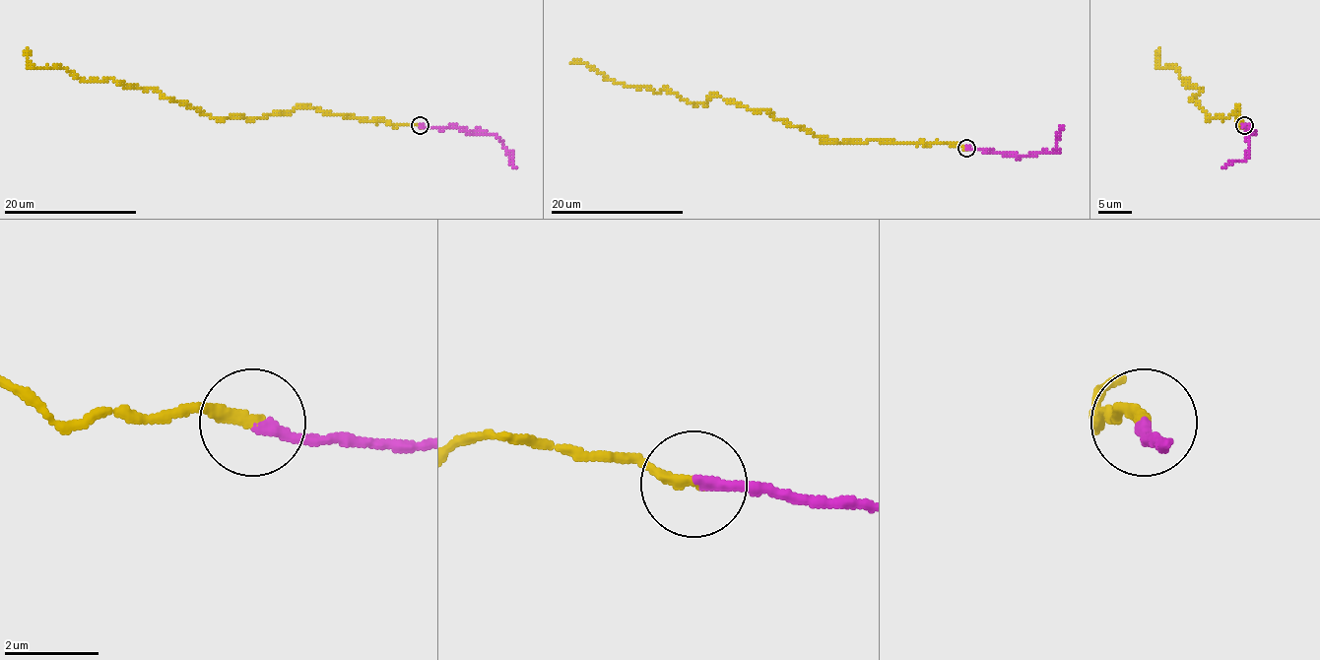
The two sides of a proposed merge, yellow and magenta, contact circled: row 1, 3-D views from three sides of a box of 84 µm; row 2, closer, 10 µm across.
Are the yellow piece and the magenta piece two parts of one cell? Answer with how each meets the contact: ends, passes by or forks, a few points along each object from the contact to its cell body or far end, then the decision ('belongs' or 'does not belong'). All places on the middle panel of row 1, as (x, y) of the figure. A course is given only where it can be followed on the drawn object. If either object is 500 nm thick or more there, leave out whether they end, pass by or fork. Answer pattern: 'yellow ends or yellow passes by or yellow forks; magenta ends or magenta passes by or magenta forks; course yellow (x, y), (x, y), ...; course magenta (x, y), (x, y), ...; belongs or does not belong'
yellow ends; magenta ends; course yellow (965, 149), (823, 140), (717, 96), (686, 101), (664, 89), (627, 85), (572, 63); course magenta (965, 147), (1006, 152), (1016, 157), (1040, 154), (1056, 150), (1057, 133), (1062, 127); does not belong

